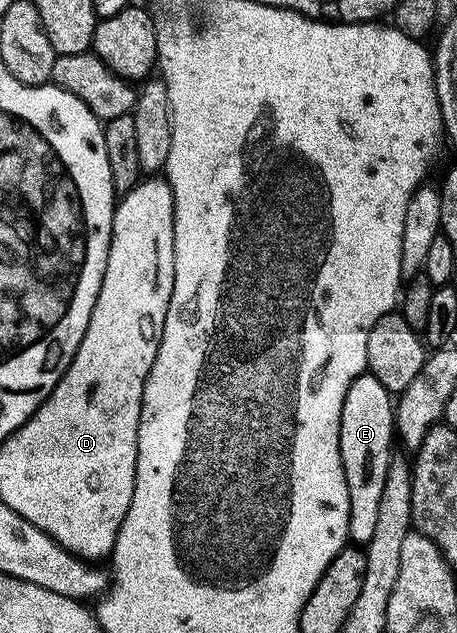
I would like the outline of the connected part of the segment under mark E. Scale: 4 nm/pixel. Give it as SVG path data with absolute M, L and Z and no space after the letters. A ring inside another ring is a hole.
M365 374L353 382L349 398L345 398L345 410L341 418L341 458L345 466L345 478L349 482L349 540L355 546L368 546L380 521L381 498L384 497L386 479L393 459L391 447L396 447L396 401L377 378Z

